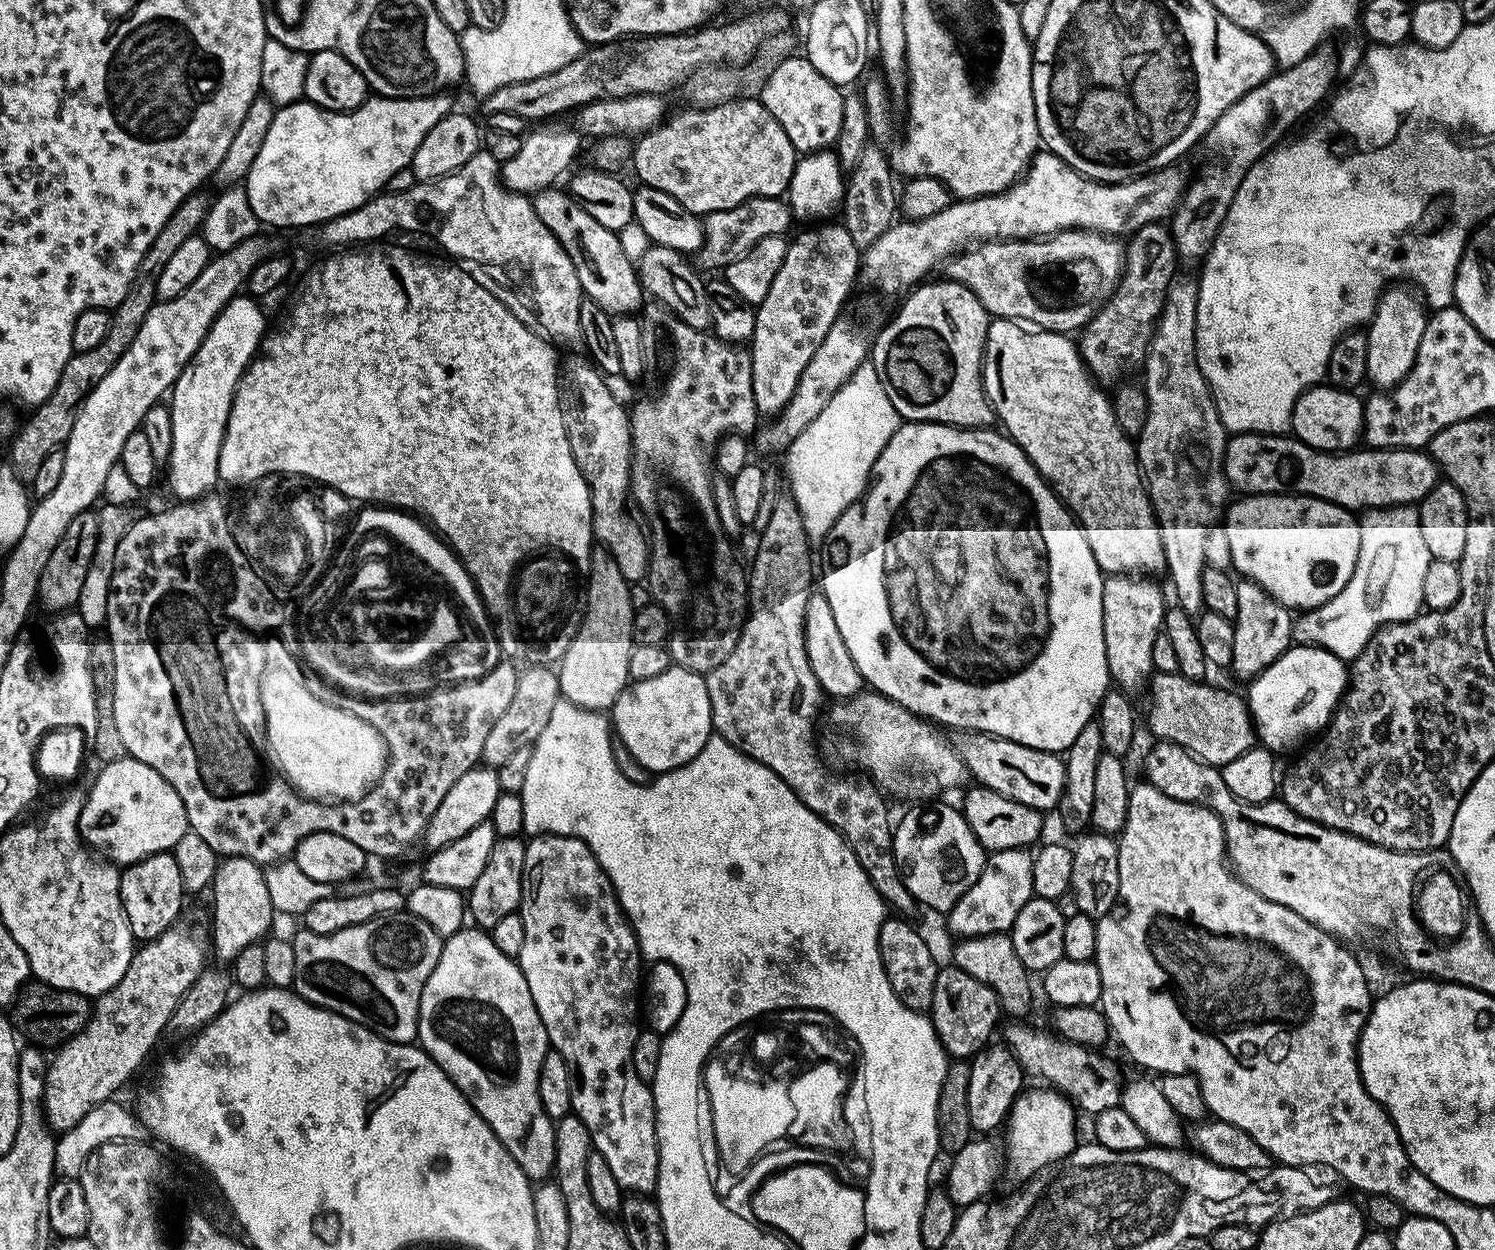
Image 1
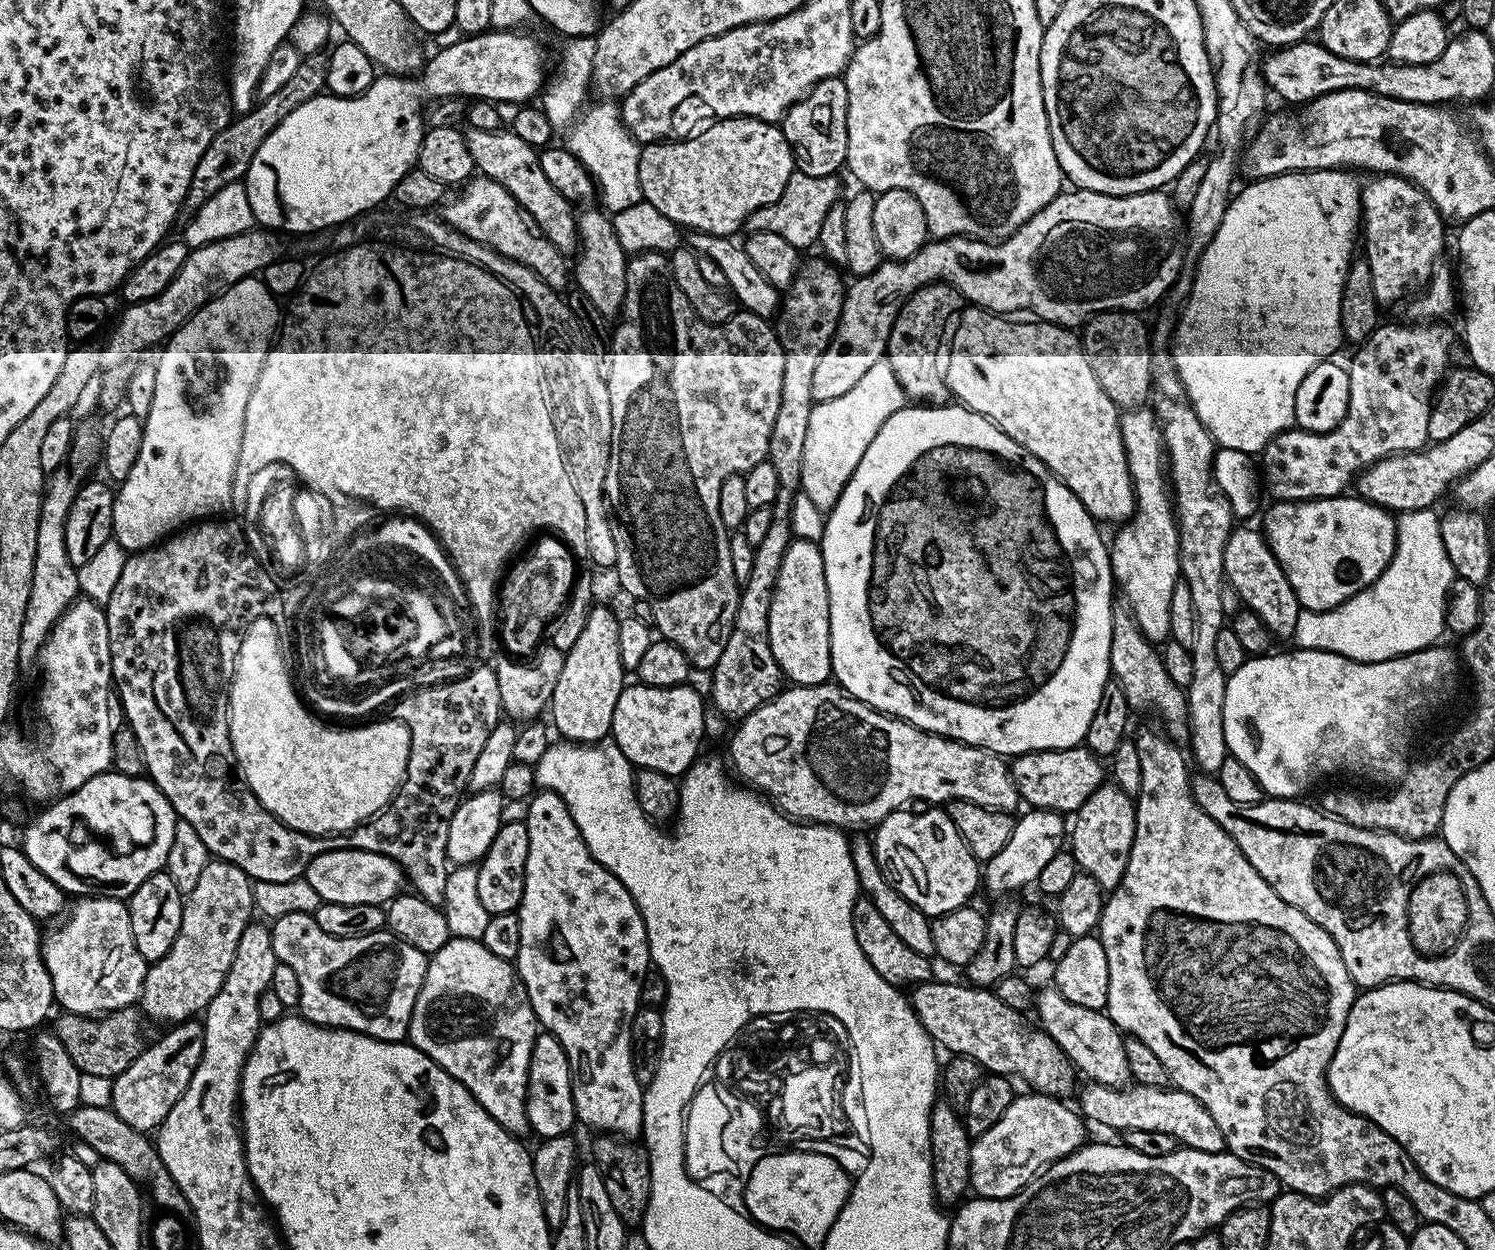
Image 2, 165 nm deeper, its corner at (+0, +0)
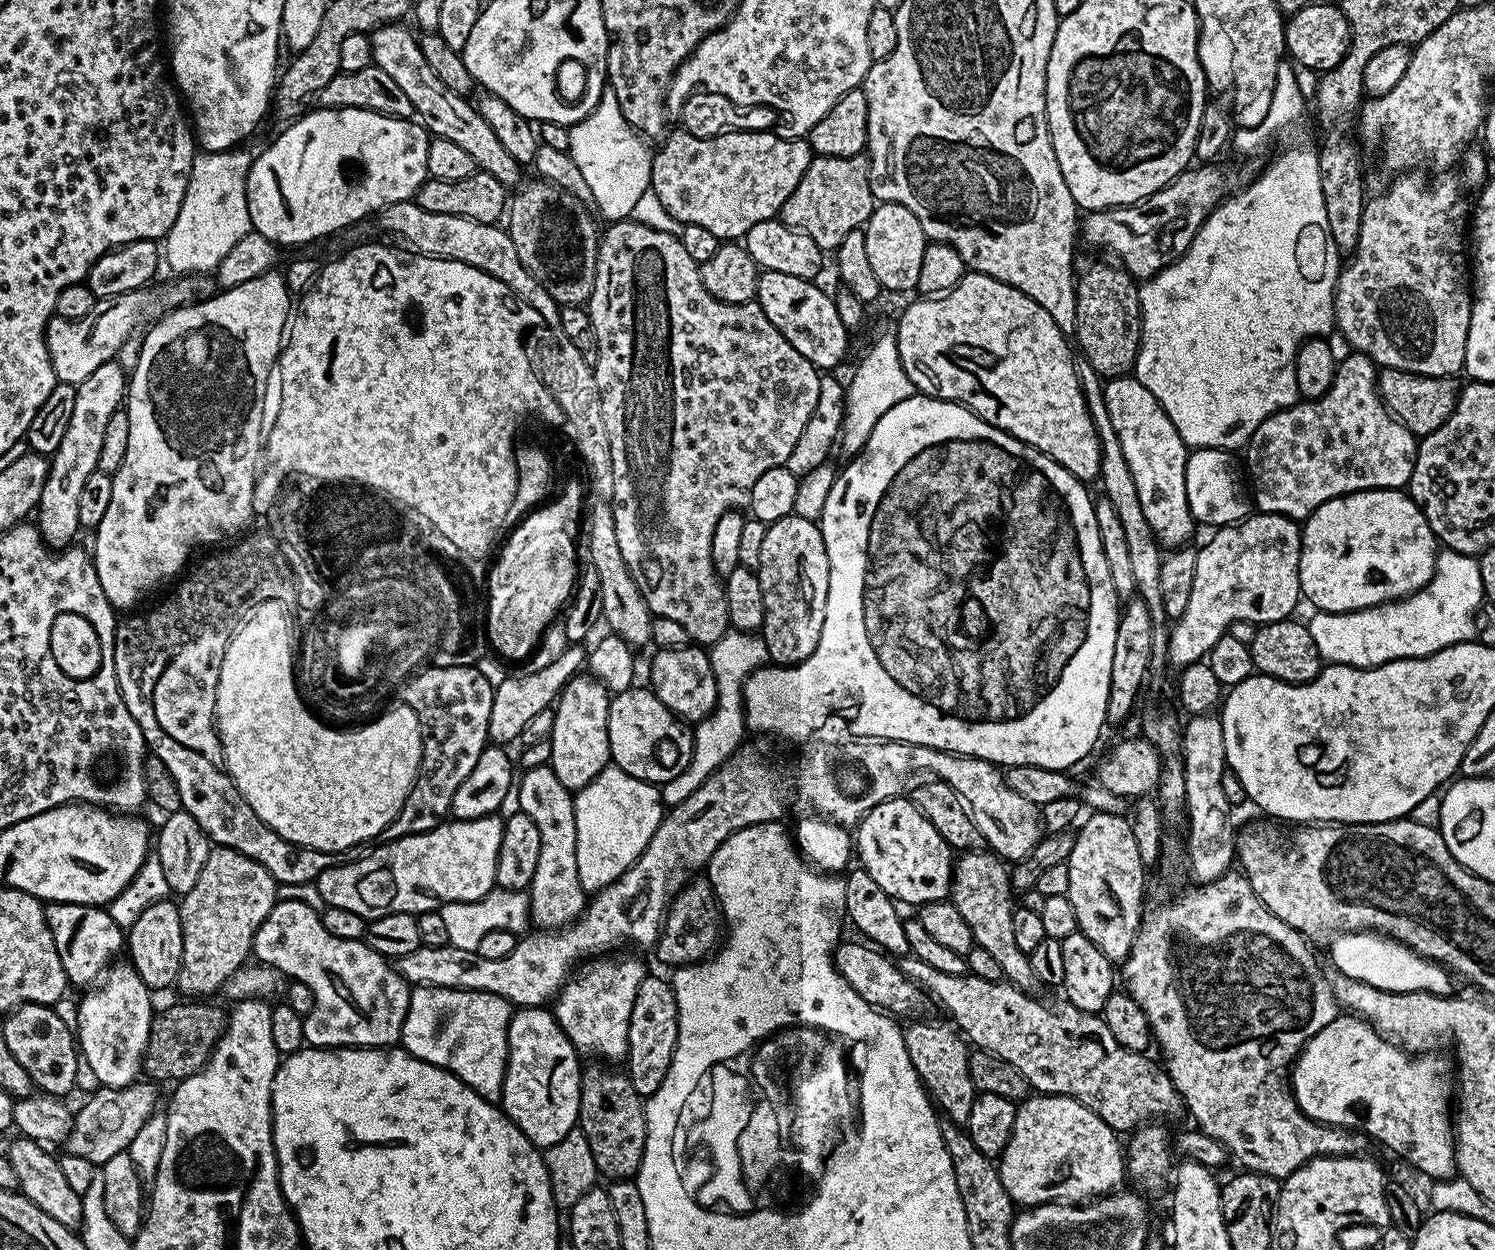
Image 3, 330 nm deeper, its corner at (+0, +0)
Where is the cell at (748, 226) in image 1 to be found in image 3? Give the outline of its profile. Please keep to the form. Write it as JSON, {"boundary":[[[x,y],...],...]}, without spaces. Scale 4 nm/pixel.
{"boundary":[[[813,155],[806,174],[802,174],[802,182],[794,186],[794,194],[780,208],[778,219],[802,234],[810,234],[822,250],[835,250],[846,234],[863,229],[873,207],[867,155],[850,158]]]}

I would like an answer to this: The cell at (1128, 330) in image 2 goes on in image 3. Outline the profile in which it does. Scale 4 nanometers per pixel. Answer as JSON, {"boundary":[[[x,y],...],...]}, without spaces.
{"boundary":[[[1092,264],[1076,282],[1074,344],[1102,378],[1129,375],[1140,349],[1140,289],[1124,267],[1112,264]]]}

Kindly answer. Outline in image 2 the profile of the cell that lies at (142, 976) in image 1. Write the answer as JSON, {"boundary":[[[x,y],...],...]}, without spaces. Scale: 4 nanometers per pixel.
{"boundary":[[[209,859],[206,870],[202,870],[198,883],[194,885],[194,890],[190,890],[184,896],[182,926],[178,938],[174,938],[174,946],[170,946],[168,953],[160,960],[149,963],[144,990],[138,1001],[139,1011],[149,1021],[191,1020],[197,1014],[203,1013],[214,994],[218,994],[222,982],[226,980],[230,962],[234,960],[234,950],[238,950],[238,938],[242,938],[242,930],[248,928],[254,916],[252,885],[253,881],[238,866],[225,860]]]}

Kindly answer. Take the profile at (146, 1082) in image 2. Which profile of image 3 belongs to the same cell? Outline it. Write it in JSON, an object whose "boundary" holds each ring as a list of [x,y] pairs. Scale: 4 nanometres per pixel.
{"boundary":[[[152,1082],[127,1084],[124,1088],[96,1088],[85,1099],[88,1101],[81,1106],[76,1121],[73,1124],[71,1121],[63,1137],[63,1151],[78,1154],[78,1158],[86,1158],[86,1162],[97,1166],[110,1162],[114,1154],[127,1152],[138,1130],[146,1124],[152,1113],[157,1111],[156,1088],[157,1085]]]}

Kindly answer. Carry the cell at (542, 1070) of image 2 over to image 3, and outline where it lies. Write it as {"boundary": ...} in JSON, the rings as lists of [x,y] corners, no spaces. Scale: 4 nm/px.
{"boundary":[[[544,1006],[517,1007],[508,1024],[508,1065],[504,1071],[502,1110],[537,1148],[543,1150],[554,1142],[562,1142],[568,1131],[577,1127],[581,1075],[581,1057],[555,1015]]]}

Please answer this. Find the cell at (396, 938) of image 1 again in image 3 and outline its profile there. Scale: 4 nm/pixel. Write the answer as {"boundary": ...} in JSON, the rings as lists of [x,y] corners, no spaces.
{"boundary":[[[280,900],[272,907],[270,914],[266,918],[266,922],[262,922],[262,926],[256,932],[256,937],[252,943],[252,952],[257,956],[261,965],[269,968],[275,968],[281,977],[287,978],[289,981],[297,980],[306,986],[310,986],[310,994],[314,994],[314,1006],[310,1010],[310,1014],[304,1017],[304,1042],[305,1045],[314,1048],[382,1048],[392,1046],[401,1039],[404,1030],[404,1019],[408,1013],[408,1003],[412,997],[410,985],[408,981],[400,977],[400,973],[385,957],[379,956],[372,947],[363,940],[347,940],[346,938],[334,938],[334,934],[330,934],[330,930],[326,930],[326,926],[322,926],[320,921],[320,913],[310,910],[310,906],[306,906],[302,902],[290,902],[289,900]]]}

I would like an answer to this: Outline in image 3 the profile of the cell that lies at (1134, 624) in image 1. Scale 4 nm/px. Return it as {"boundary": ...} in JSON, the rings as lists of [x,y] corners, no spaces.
{"boundary":[[[1135,375],[1111,377],[1105,383],[1106,410],[1110,410],[1110,422],[1114,422],[1114,434],[1122,442],[1122,454],[1130,465],[1130,475],[1138,490],[1146,522],[1154,530],[1156,539],[1165,549],[1171,550],[1189,543],[1194,521],[1186,502],[1186,462],[1190,451],[1178,434],[1174,422],[1162,410],[1158,398],[1142,386]]]}

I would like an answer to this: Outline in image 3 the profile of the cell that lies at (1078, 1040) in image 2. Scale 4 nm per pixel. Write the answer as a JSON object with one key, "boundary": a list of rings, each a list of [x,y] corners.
{"boundary":[[[968,850],[961,856],[964,857],[955,861],[952,870],[952,904],[958,906],[958,914],[966,918],[966,926],[970,926],[975,947],[988,951],[997,960],[998,966],[1002,966],[1003,979],[1031,993],[1038,981],[1028,961],[1028,953],[1018,950],[1014,939],[1014,889],[1005,861],[991,850]]]}

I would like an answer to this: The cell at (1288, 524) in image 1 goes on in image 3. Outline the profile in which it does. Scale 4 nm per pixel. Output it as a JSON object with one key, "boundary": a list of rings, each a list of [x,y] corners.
{"boundary":[[[1372,488],[1368,492],[1352,492],[1349,496],[1339,496],[1314,510],[1308,519],[1303,521],[1300,534],[1300,590],[1305,601],[1309,600],[1313,609],[1322,612],[1356,612],[1359,608],[1373,608],[1379,604],[1387,604],[1390,600],[1401,600],[1412,592],[1426,586],[1434,572],[1438,541],[1430,530],[1430,522],[1422,514],[1422,510],[1414,503],[1407,491],[1395,488]]]}

